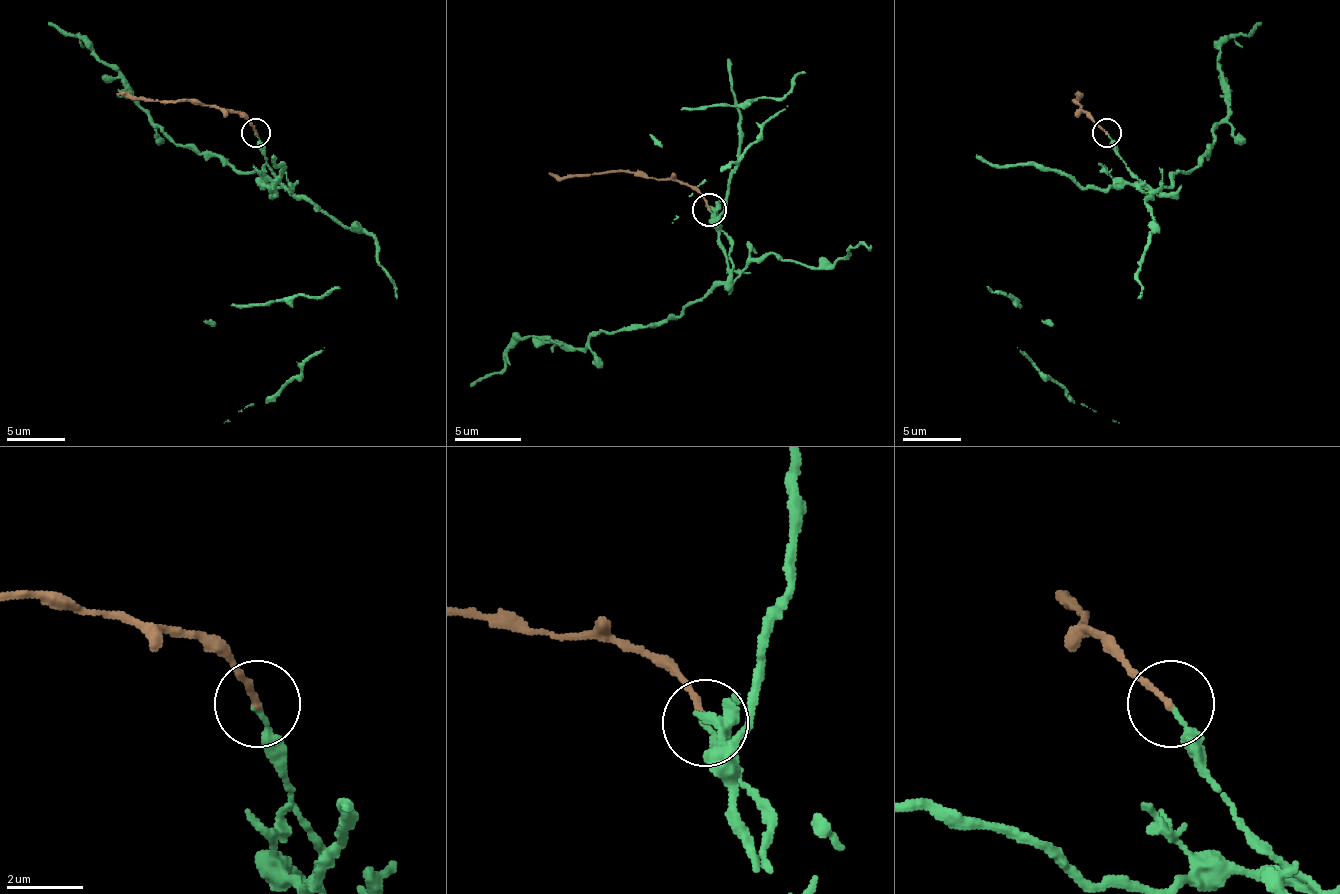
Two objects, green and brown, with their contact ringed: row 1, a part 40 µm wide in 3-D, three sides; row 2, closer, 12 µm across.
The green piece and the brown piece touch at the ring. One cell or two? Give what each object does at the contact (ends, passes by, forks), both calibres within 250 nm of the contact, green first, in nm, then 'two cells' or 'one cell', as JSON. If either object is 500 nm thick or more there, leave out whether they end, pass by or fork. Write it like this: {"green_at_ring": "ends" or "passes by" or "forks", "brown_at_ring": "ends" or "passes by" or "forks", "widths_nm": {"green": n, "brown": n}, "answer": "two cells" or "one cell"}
{"green_at_ring": "ends", "brown_at_ring": "ends", "widths_nm": {"green": 120, "brown": 150}, "answer": "two cells"}

